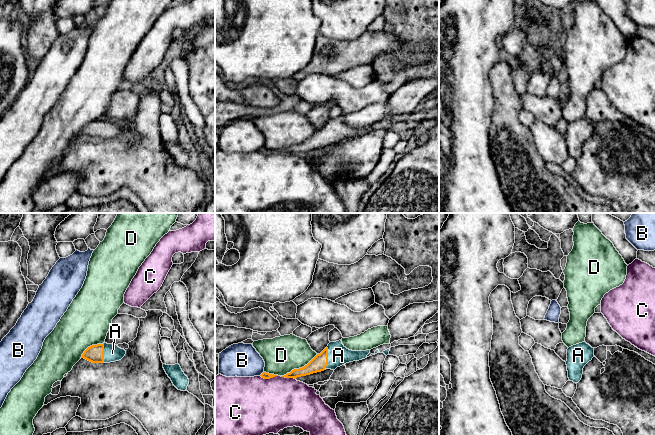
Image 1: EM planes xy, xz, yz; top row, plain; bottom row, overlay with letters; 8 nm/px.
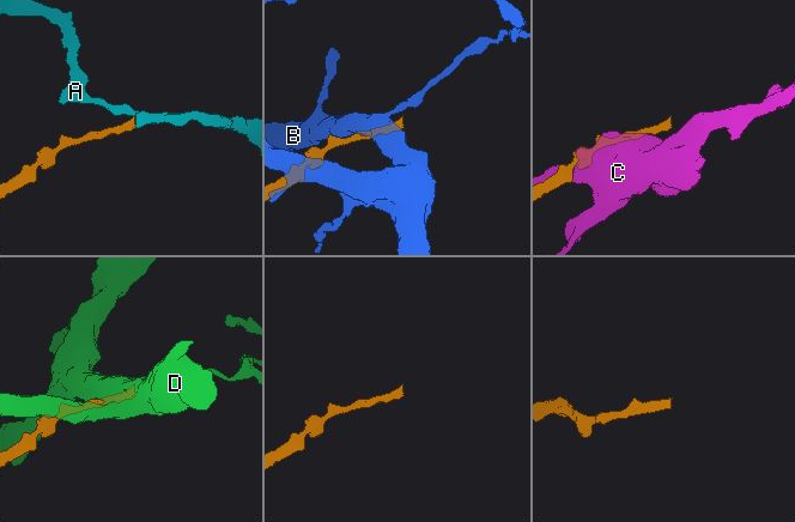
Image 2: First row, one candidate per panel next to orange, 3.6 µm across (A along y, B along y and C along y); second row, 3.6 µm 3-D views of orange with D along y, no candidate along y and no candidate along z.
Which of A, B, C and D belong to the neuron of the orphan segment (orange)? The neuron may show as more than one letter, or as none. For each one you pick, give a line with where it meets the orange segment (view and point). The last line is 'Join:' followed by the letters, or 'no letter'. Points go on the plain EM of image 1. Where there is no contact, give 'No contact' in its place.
A: Touches orange at xz (327, 134)
Join: A

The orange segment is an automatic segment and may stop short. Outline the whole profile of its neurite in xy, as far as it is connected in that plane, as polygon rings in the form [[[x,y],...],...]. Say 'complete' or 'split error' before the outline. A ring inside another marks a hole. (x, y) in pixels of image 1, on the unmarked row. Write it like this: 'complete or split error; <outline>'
split error; [[[97,120],[88,123],[81,134],[92,139],[110,139],[121,136],[126,130],[124,125],[113,120]]]

